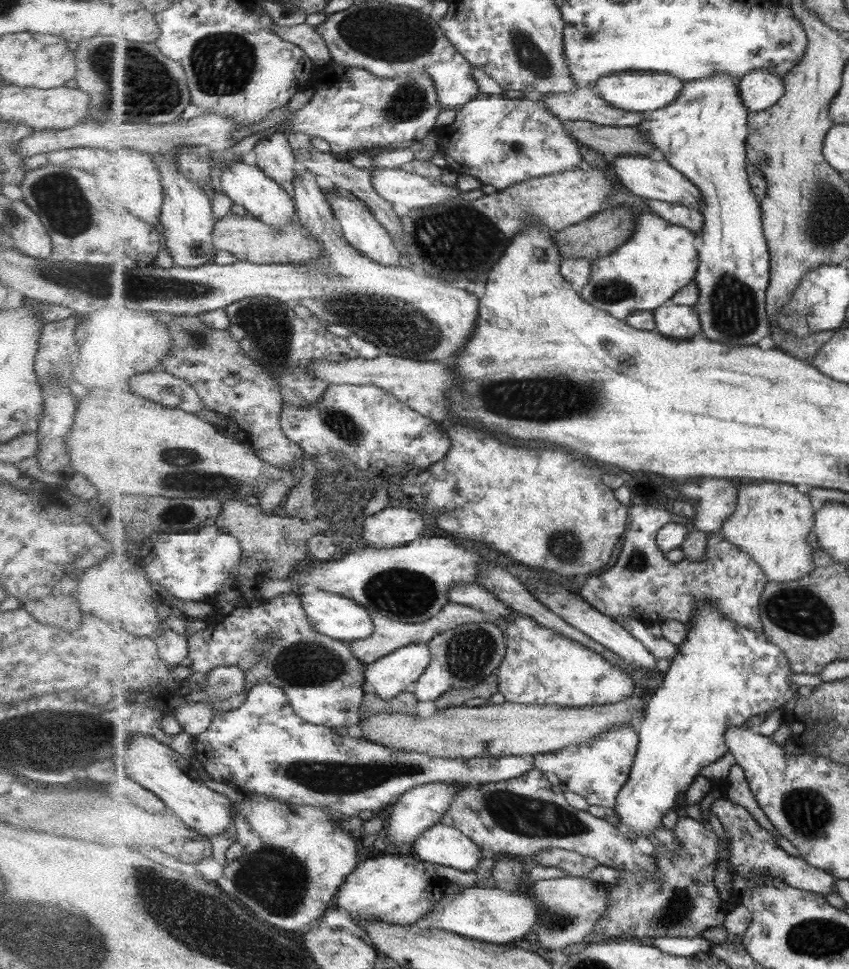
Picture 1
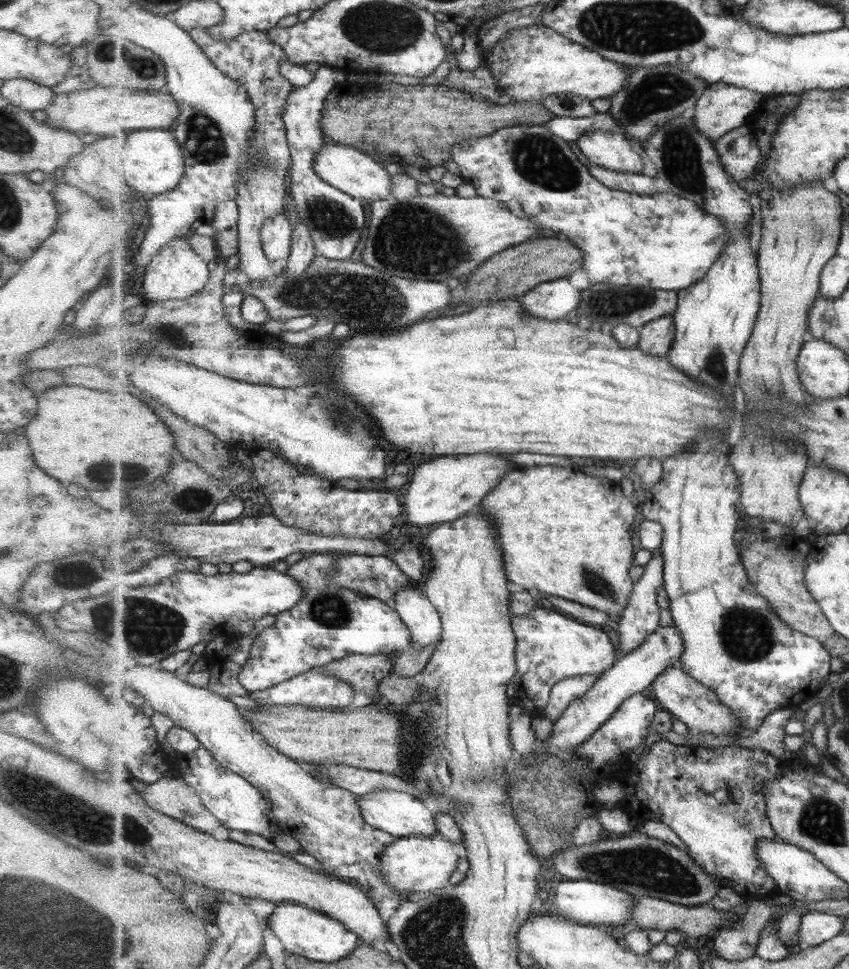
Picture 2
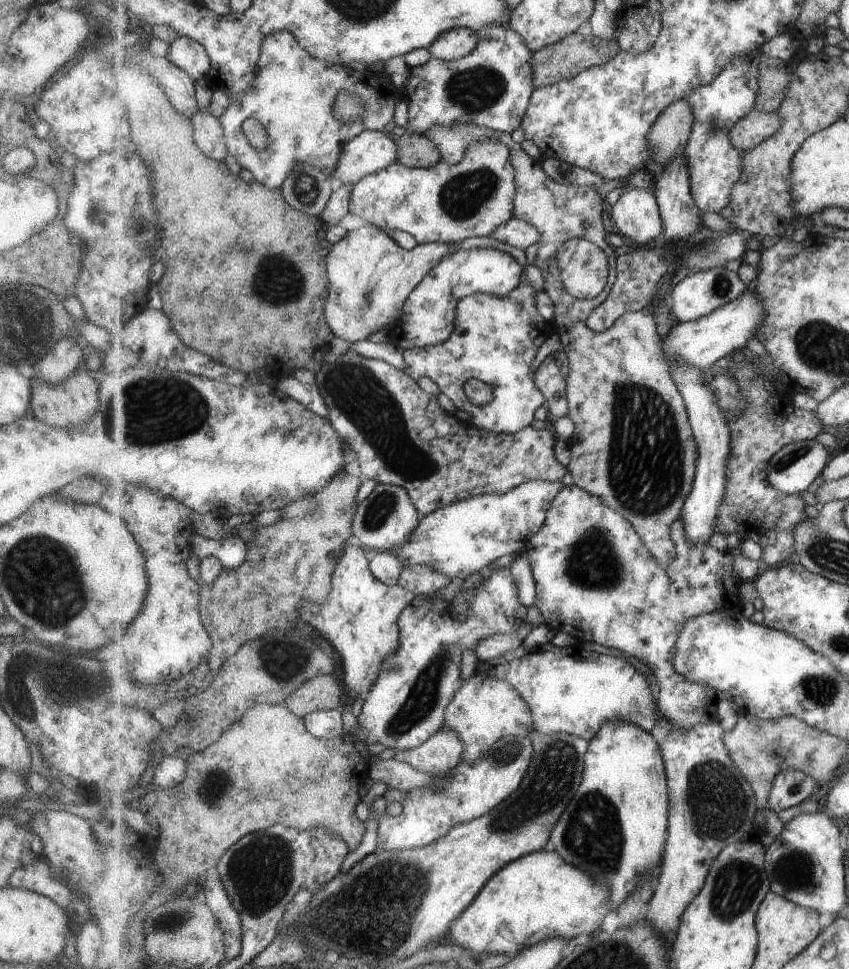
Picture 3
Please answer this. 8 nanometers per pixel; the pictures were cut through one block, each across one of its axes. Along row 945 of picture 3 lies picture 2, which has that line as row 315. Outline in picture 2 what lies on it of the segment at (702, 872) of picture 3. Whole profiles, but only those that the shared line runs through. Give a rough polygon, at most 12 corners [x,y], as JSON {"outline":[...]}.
{"outline":[[673,315],[639,330],[640,350],[667,357],[676,336]]}

